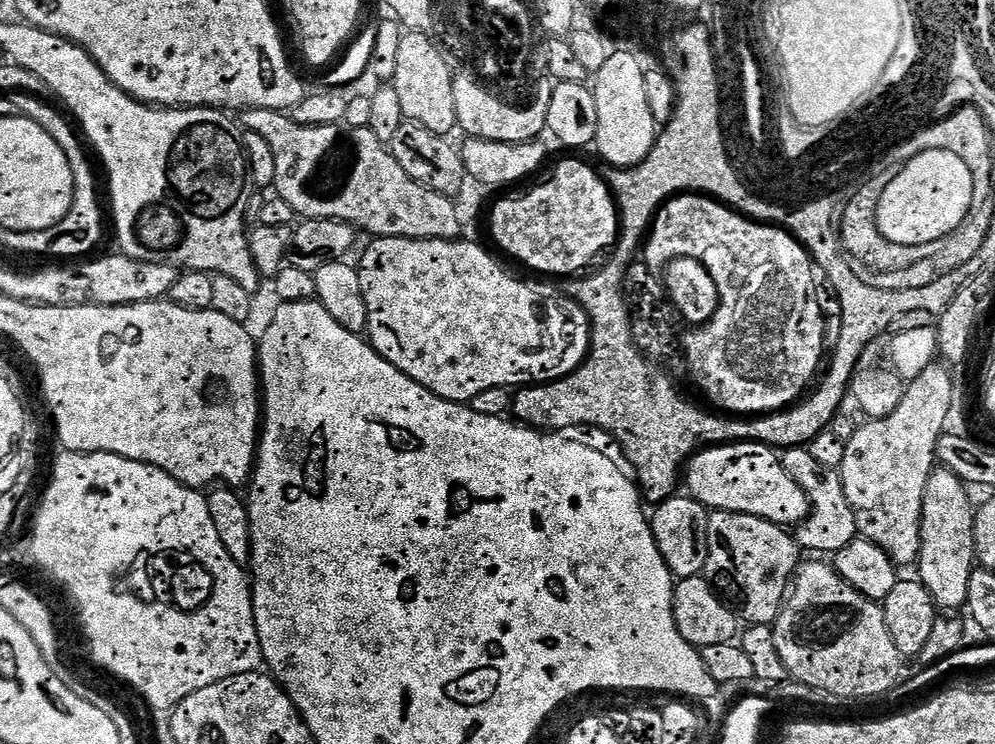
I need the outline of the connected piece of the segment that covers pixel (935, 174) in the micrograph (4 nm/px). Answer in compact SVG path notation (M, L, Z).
M926 150L918 154L913 160L907 161L899 169L897 177L884 186L884 192L878 202L876 221L878 230L890 242L898 242L902 246L922 246L926 242L944 240L951 237L960 225L967 221L972 211L972 195L974 182L970 174L970 166L958 158L956 152L950 150Z

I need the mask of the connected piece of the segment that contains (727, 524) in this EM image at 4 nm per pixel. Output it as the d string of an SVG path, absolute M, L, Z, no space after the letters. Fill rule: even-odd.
M713 512L708 514L708 557L703 575L716 589L717 596L736 613L745 625L776 623L790 595L797 568L802 563L802 549L787 527L750 514Z

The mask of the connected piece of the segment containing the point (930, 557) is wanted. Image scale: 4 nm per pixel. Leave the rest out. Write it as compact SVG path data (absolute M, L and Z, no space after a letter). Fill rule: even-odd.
M937 467L926 482L926 494L922 506L923 518L920 520L920 558L918 561L918 579L926 586L926 590L932 595L937 609L960 610L967 605L968 591L970 590L970 578L977 567L976 543L974 542L974 526L976 525L976 513L974 503L968 497L969 485L959 480L948 468Z

